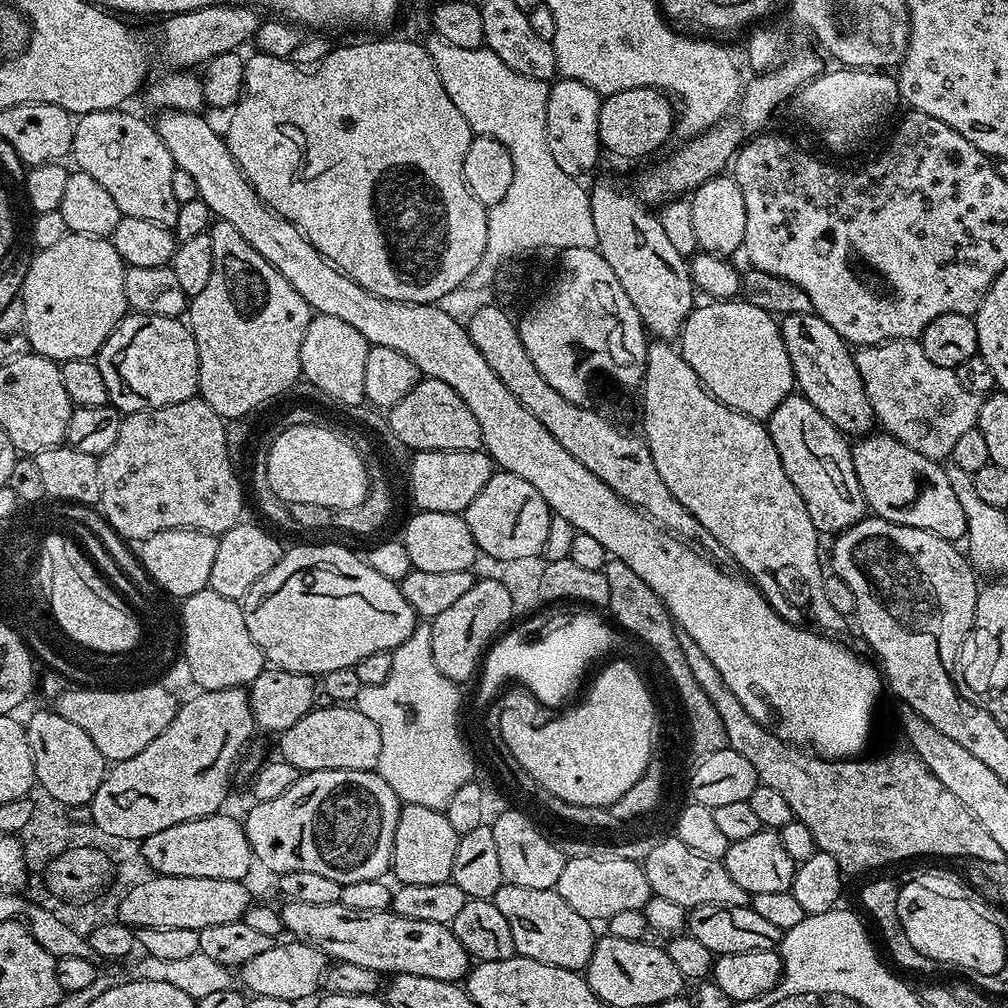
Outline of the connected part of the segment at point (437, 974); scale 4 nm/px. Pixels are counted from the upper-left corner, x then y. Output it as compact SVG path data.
M288 902L279 909L279 914L284 920L284 927L290 933L293 932L295 939L300 942L307 941L312 944L325 957L331 958L336 962L354 962L354 966L366 966L370 970L381 974L418 974L422 978L438 978L442 982L460 982L467 977L470 971L470 957L468 951L462 946L462 942L458 942L458 938L454 938L451 927L447 924L439 924L438 922L414 922L414 918L402 918L398 914L394 914L391 910L387 912L359 912L358 910L350 910L345 904L327 904L326 906L306 906L306 902Z

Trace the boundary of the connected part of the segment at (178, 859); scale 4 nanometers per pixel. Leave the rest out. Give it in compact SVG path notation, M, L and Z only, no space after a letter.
M226 812L174 824L141 841L144 862L155 875L181 876L182 878L222 878L223 880L245 879L244 875L254 868L254 857L243 823Z

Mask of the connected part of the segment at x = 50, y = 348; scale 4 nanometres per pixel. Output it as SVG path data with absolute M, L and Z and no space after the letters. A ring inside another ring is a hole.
M63 236L54 246L41 248L31 257L22 289L24 300L24 332L33 353L57 362L95 357L106 338L124 319L129 311L124 289L125 263L114 250L111 239L103 236Z

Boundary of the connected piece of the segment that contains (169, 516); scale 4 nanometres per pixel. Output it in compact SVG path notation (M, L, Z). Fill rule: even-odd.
M203 398L127 413L120 421L114 446L110 446L110 450L106 450L106 454L98 459L99 511L113 530L128 542L139 542L162 530L175 528L196 528L200 532L223 534L241 523L244 492L236 477L237 469L228 456L226 420Z

